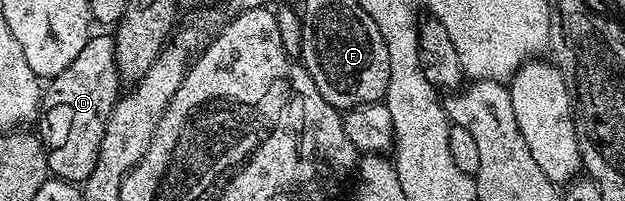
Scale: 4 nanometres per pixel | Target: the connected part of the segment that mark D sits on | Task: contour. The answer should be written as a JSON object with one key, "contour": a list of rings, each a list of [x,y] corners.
{"contour":[[[92,35],[85,50],[46,85],[37,117],[37,135],[47,151],[47,170],[52,177],[82,182],[97,166],[97,150],[105,134],[105,122],[121,95],[115,61],[115,41],[110,35]]]}

